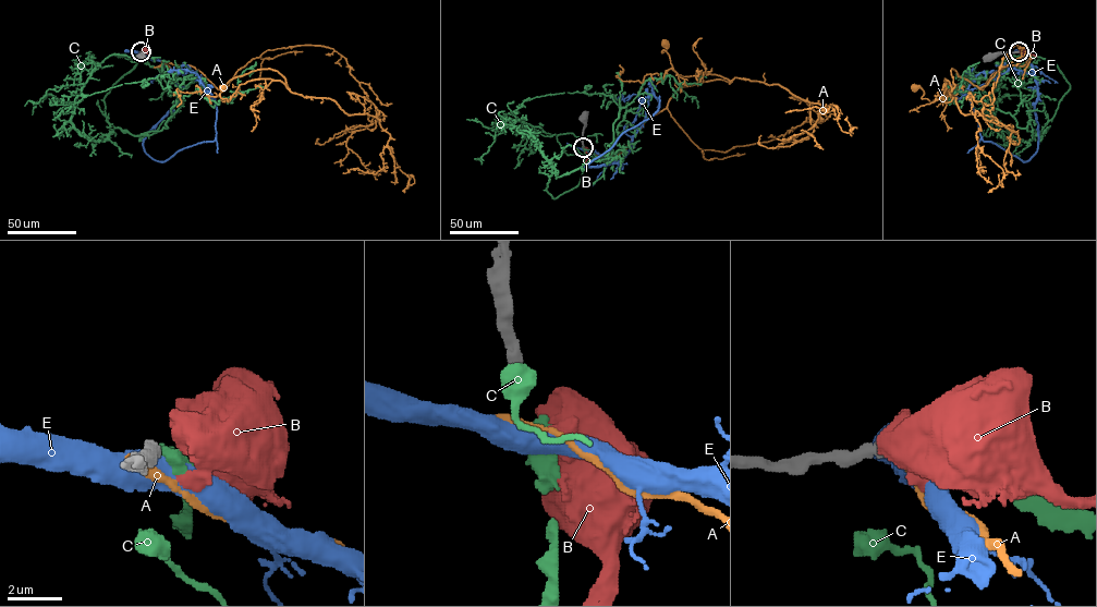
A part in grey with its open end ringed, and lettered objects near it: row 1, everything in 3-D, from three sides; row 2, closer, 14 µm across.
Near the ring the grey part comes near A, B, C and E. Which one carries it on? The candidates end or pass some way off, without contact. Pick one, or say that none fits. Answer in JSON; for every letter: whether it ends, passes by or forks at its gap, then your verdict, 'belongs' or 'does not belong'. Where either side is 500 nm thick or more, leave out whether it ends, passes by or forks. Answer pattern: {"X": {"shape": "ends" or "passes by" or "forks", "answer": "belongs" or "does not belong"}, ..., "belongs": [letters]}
{"A": {"shape": "ends", "answer": "does not belong"}, "B": {"answer": "does not belong"}, "C": {"answer": "belongs"}, "E": {"answer": "does not belong"}, "belongs": ["C"]}

